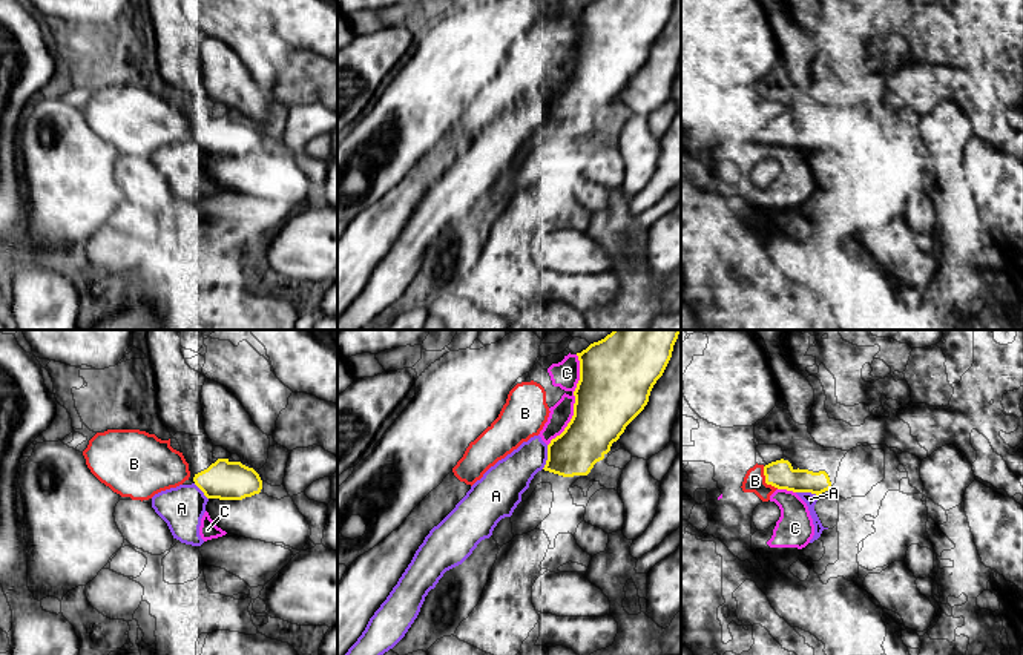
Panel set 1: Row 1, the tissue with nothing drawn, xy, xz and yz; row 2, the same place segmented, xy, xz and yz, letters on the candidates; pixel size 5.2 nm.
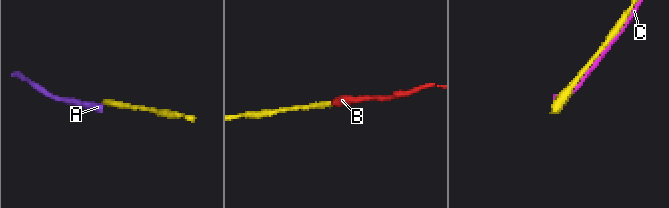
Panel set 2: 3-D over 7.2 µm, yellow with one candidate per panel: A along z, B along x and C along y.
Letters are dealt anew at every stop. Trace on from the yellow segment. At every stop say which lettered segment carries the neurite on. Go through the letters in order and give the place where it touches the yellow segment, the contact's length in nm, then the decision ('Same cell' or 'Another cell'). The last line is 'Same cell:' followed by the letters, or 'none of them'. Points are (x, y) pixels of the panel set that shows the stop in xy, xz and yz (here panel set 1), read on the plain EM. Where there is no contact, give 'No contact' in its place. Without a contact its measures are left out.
A: Touches yellow at xz (548, 114). Shared border 130 nm. Another cell
B: Touches yellow at yz (766, 137). Shared border 150 nm. Same cell
C: Touches yellow at xz (575, 57). Shared border 500 nm. Another cell
Same cell: B

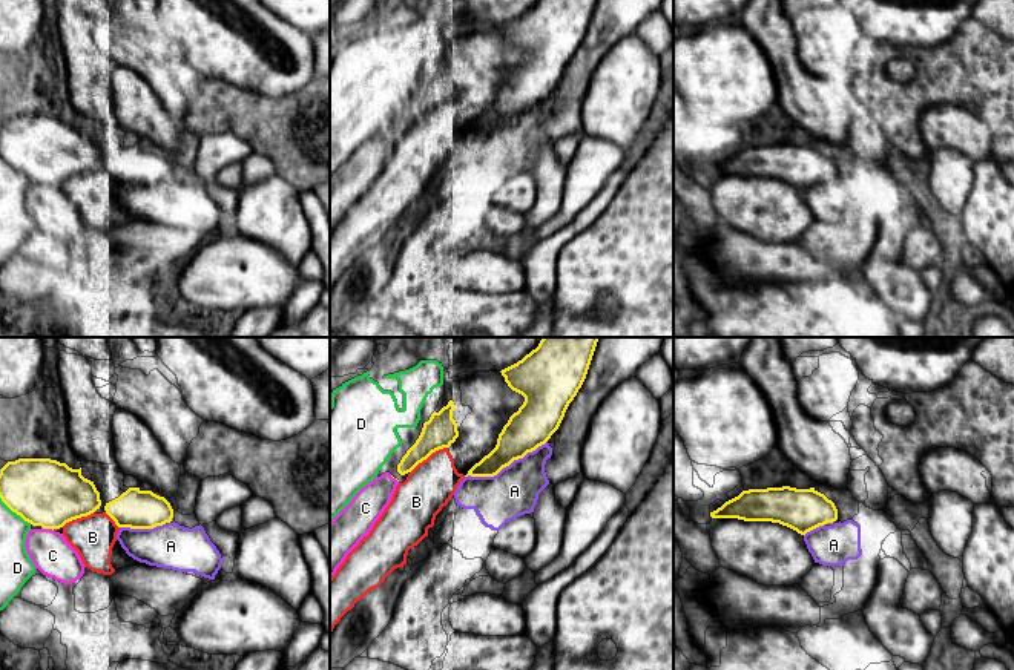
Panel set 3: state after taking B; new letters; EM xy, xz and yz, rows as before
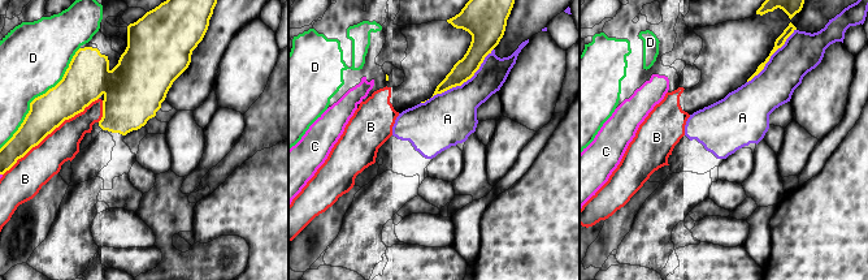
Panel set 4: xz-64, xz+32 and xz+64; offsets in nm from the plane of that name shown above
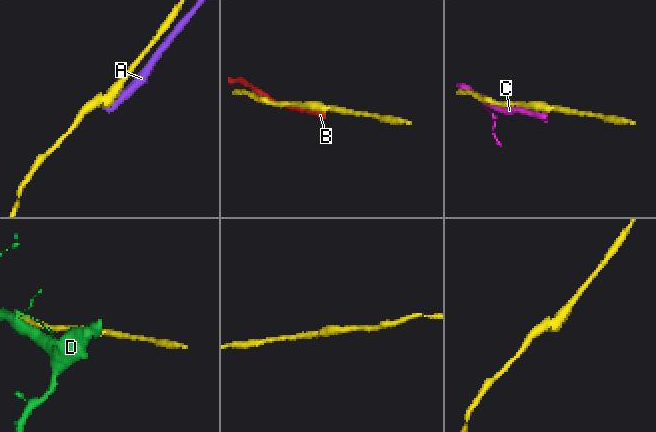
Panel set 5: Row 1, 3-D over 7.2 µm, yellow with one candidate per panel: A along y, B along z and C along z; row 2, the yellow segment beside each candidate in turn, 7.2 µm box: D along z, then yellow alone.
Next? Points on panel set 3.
A: Touches yellow at xz (505, 123). Shared border 480 nm. Another cell
B: Touches yellow at xz (428, 112). Shared border 240 nm. Another cell
C: Touches yellow at xy (48, 184). Shared border 70 nm. Another cell
D: Touches yellow at xy (16, 169). Shared border 220 nm. Another cell
Same cell: none of them

